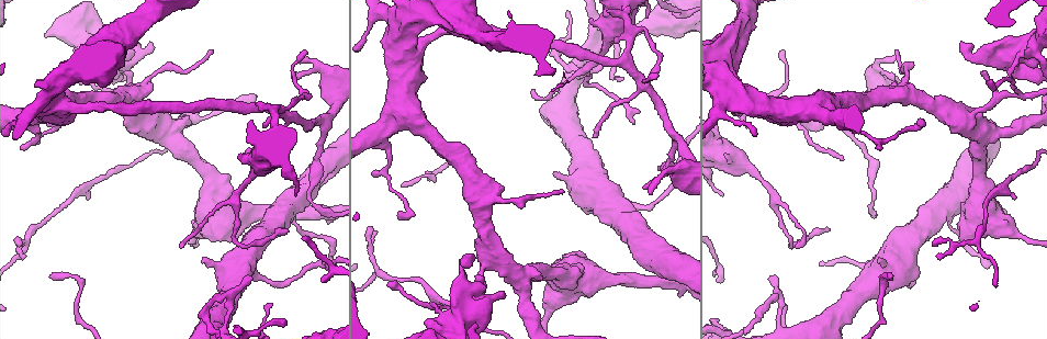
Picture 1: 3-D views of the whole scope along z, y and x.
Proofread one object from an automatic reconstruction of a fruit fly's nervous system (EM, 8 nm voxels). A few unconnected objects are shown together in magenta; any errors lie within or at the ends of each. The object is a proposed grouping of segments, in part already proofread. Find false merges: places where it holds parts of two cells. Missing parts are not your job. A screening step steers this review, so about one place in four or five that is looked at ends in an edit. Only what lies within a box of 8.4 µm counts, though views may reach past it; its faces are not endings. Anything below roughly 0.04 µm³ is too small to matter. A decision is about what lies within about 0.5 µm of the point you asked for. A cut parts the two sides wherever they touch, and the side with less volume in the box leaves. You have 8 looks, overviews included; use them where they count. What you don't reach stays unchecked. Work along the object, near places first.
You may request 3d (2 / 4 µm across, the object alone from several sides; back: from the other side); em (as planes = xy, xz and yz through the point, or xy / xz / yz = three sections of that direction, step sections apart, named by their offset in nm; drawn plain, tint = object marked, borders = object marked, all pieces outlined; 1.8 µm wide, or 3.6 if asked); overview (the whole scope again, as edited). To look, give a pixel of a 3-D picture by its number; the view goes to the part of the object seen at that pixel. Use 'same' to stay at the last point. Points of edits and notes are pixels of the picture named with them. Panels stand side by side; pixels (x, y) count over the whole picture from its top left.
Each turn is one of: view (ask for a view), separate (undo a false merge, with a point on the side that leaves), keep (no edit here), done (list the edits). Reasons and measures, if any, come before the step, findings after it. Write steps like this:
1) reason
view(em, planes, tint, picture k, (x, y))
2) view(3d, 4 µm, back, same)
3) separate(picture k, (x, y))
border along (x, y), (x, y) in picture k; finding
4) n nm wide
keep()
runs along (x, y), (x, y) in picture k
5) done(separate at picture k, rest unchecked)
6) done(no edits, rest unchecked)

thin arm on a thick one
view(em, 3.6 µm, planes, plain, picture 1, (458, 313))

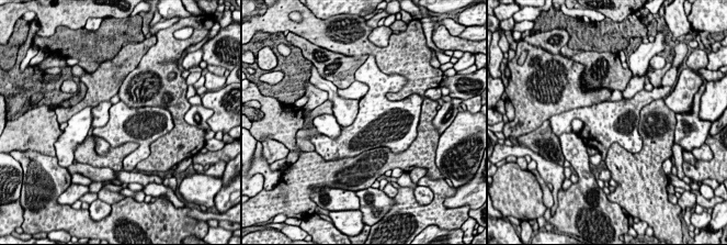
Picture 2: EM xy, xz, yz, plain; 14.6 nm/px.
where the object lies
view(em, 3.6 µm, planes, tint, same)

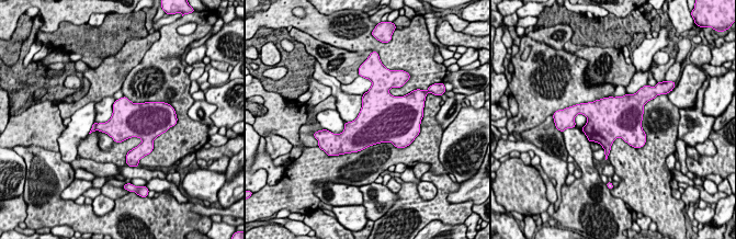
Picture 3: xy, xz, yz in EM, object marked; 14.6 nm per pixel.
separate(picture 3, (111, 127))
border along (97, 124), (95, 129) in picture 3; two cells meet here

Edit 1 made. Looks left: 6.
sudden change in width
view(em, yz, step 8, tint, picture 1, (169, 132))

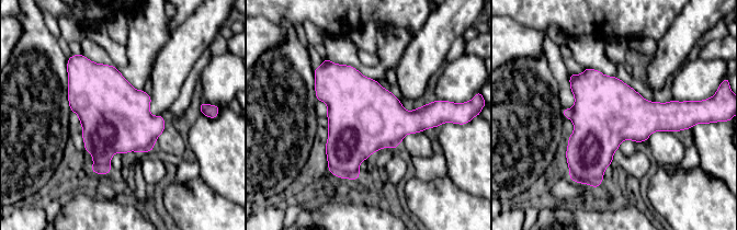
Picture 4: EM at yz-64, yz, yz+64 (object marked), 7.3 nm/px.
view(em, planes, tint, same)

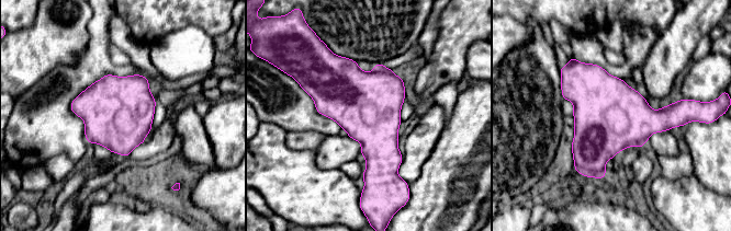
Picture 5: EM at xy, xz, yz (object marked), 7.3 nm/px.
500 nm wide
keep()
all the same cell

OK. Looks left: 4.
calibre changes
view(em, 3.6 µm, xy, step 16, tint, picture 1, (583, 173))

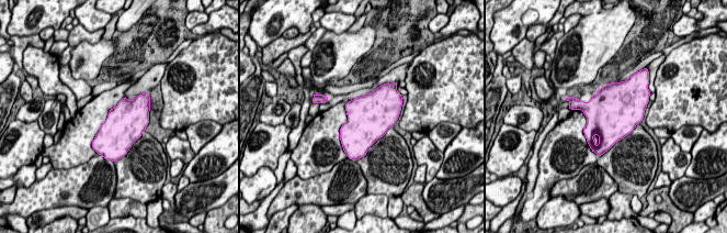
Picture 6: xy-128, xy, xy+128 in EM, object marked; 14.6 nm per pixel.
view(em, 3.6 µm, planes, tint, same)

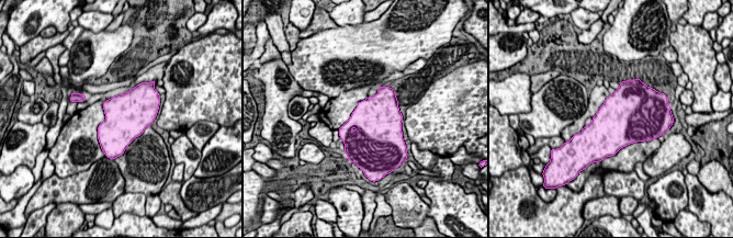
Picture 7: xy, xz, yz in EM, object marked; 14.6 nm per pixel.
keep()
all the same cell

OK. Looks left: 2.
done(separate at picture 3, rest unchecked)

